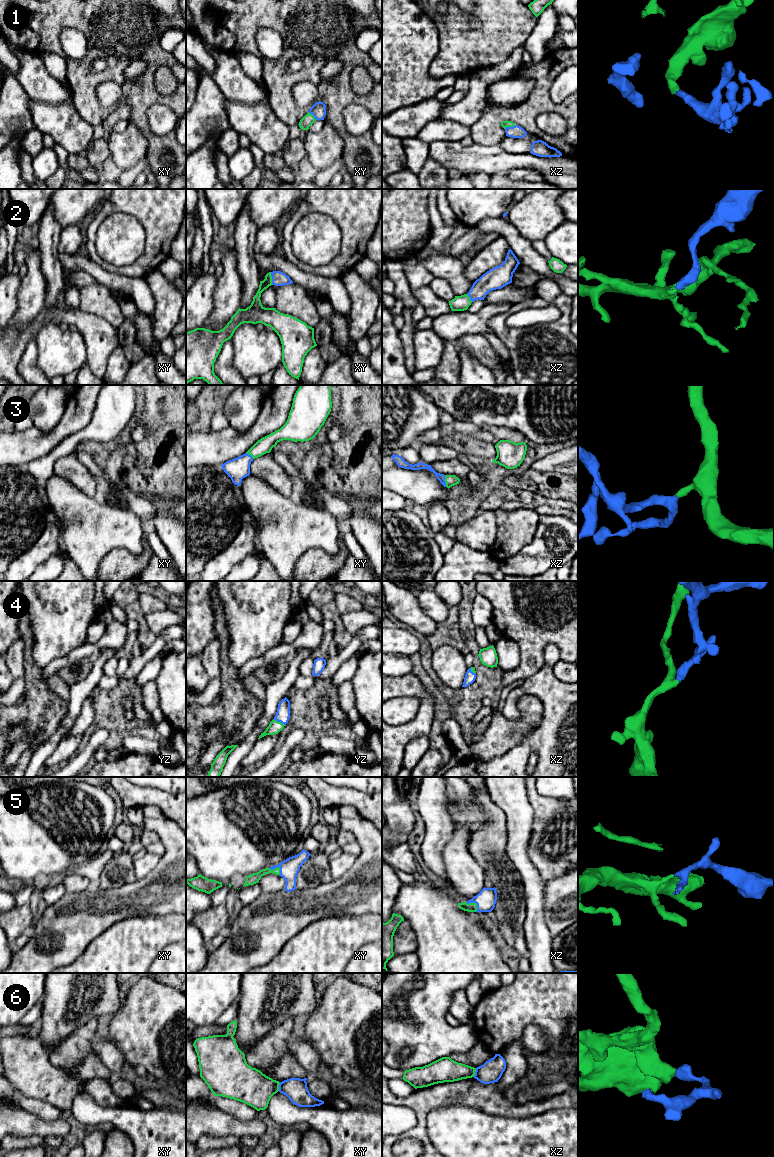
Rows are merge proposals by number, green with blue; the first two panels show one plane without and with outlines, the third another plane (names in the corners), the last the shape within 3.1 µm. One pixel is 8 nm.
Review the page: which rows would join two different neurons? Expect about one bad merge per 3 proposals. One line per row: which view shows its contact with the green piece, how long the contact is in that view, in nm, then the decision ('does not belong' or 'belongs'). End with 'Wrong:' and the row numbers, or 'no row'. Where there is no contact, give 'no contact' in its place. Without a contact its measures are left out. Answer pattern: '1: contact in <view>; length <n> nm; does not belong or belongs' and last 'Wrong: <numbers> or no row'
1: contact in xz; length 100 nm; belongs
2: contact in xy; length 110 nm; belongs
3: contact in xz; length 100 nm; belongs
4: contact in yz; length 110 nm; belongs
5: contact in xz; length 120 nm; belongs
6: contact in xy; length 70 nm; does not belong
Wrong: 6

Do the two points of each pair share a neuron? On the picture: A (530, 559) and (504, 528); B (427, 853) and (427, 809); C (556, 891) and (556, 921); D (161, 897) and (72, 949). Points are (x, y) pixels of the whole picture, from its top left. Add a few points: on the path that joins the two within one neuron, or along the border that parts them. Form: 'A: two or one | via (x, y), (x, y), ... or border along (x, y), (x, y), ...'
A: two | border along (536, 531), (530, 542), (516, 553), (501, 561)
B: one | via (432, 842), (432, 820)
C: one | via (556, 898), (556, 914)
D: one | via (138, 899), (113, 905), (92, 926)

